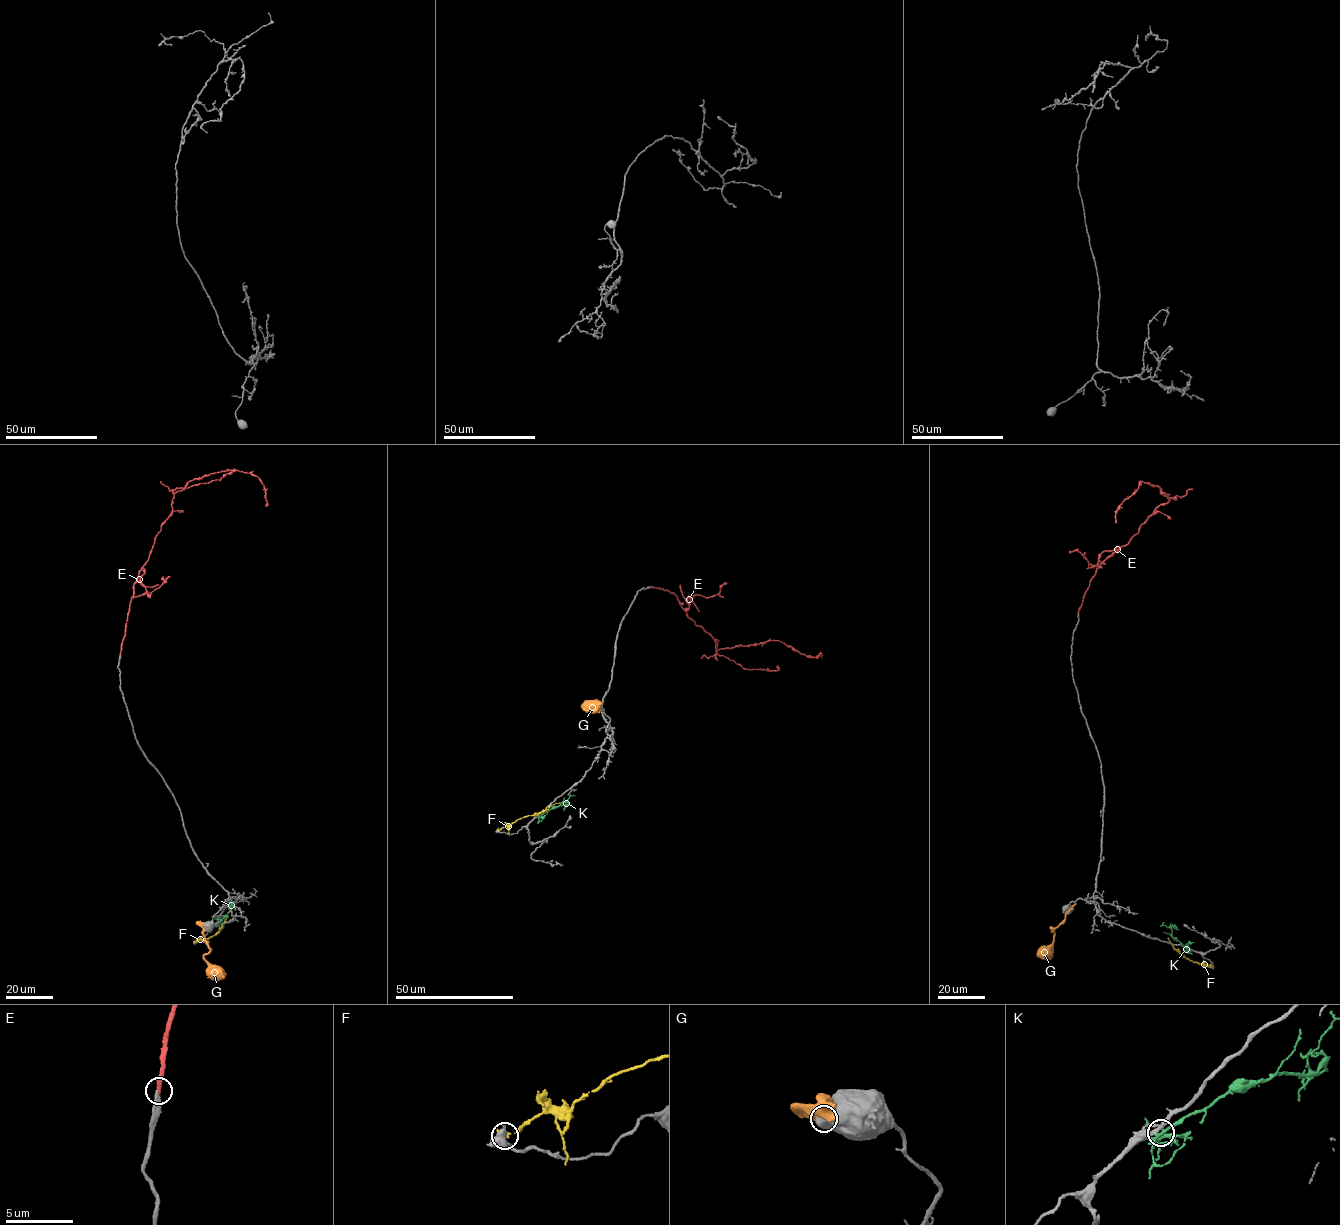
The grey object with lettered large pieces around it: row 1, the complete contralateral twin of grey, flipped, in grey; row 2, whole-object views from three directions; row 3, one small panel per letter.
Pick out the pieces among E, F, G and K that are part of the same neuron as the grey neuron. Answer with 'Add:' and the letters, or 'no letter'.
Add: E

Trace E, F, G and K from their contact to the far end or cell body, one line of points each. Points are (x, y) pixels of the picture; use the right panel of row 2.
E: (1078, 612), (1096, 569), (1169, 499), (1157, 486), (1139, 481), (1119, 506), (1116, 522)
F: (1211, 966), (1185, 958), (1168, 938)
G: (1072, 907), (1052, 930), (1051, 944), (1036, 956)
K: (1186, 948), (1172, 937), (1170, 927), (1160, 925)

